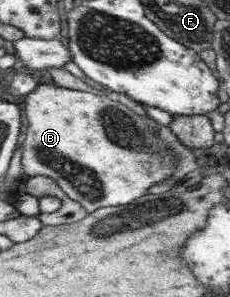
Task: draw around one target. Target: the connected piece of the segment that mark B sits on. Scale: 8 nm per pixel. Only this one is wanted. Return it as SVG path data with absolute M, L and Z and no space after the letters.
M53 81L49 83L40 83L40 85L31 94L24 97L24 112L28 122L25 137L21 146L22 157L21 165L25 169L25 173L29 177L33 176L47 176L57 181L59 187L69 196L71 199L75 199L77 203L81 203L89 213L93 213L101 208L109 206L122 206L129 205L135 200L145 197L149 193L149 189L161 181L169 181L169 177L173 177L177 173L177 161L175 161L175 151L171 147L165 147L165 141L163 137L159 135L155 130L151 130L149 122L139 116L133 109L129 109L127 105L119 103L119 101L112 101L107 96L99 96L93 93L85 93L85 91L73 91L73 89L65 89L65 87L59 87Z

